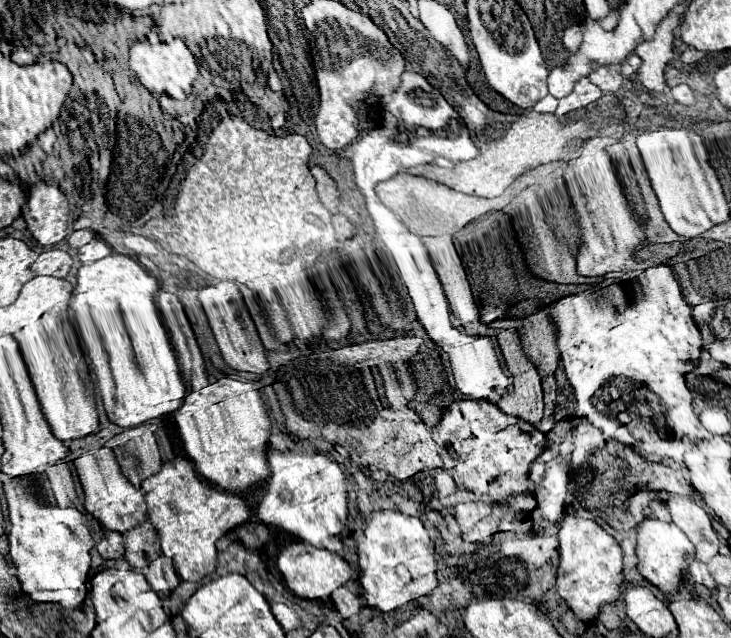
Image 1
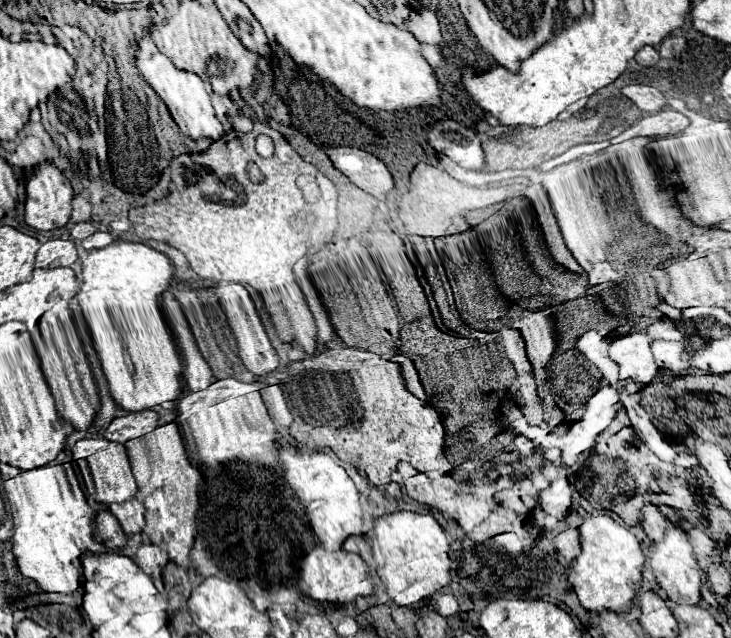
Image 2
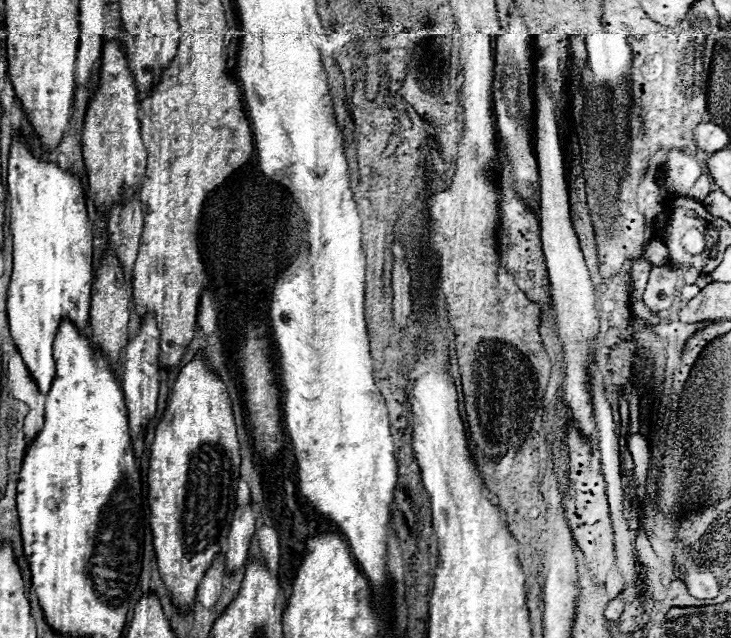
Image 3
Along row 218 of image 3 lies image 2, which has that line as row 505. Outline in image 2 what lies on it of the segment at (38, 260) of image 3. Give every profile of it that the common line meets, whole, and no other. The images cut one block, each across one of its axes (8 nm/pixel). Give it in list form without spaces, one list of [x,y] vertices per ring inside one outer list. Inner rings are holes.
[[[46,464],[34,470],[20,472],[18,476],[4,482],[4,491],[8,496],[13,530],[12,552],[20,568],[20,572],[38,582],[44,592],[62,592],[70,594],[80,586],[82,576],[82,554],[88,552],[92,544],[92,514],[94,510],[88,506],[86,496],[78,484],[72,464]]]

